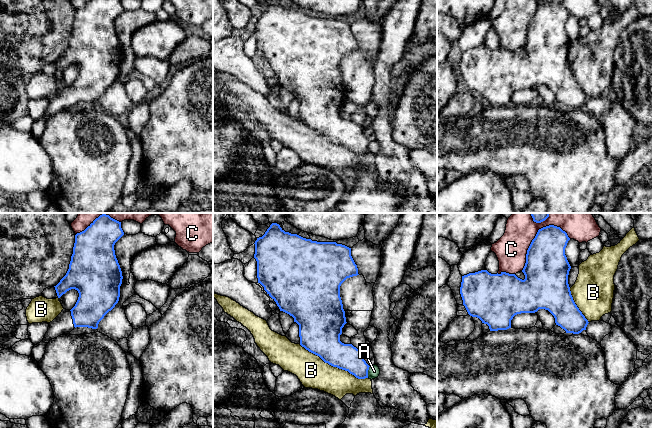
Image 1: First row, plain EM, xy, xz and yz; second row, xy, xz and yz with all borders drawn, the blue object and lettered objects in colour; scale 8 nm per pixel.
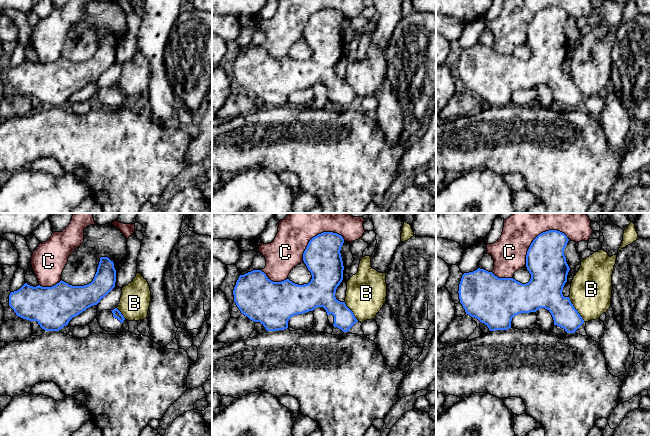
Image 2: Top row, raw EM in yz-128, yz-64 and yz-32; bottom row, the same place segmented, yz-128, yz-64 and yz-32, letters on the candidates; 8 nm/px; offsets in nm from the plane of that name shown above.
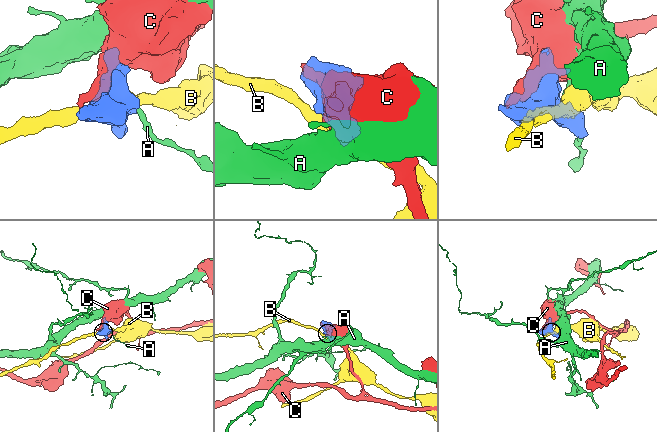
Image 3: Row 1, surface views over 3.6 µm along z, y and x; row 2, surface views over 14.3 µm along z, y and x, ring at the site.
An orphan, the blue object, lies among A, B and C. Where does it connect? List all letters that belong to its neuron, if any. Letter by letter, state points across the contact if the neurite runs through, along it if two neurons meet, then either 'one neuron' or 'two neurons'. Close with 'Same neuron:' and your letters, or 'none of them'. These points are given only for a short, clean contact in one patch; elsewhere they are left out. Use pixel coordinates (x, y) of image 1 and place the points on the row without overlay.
A: border xz (370, 142), (367, 153); two neurons
B: two neurons
C: two neurons
Same neuron: none of them

